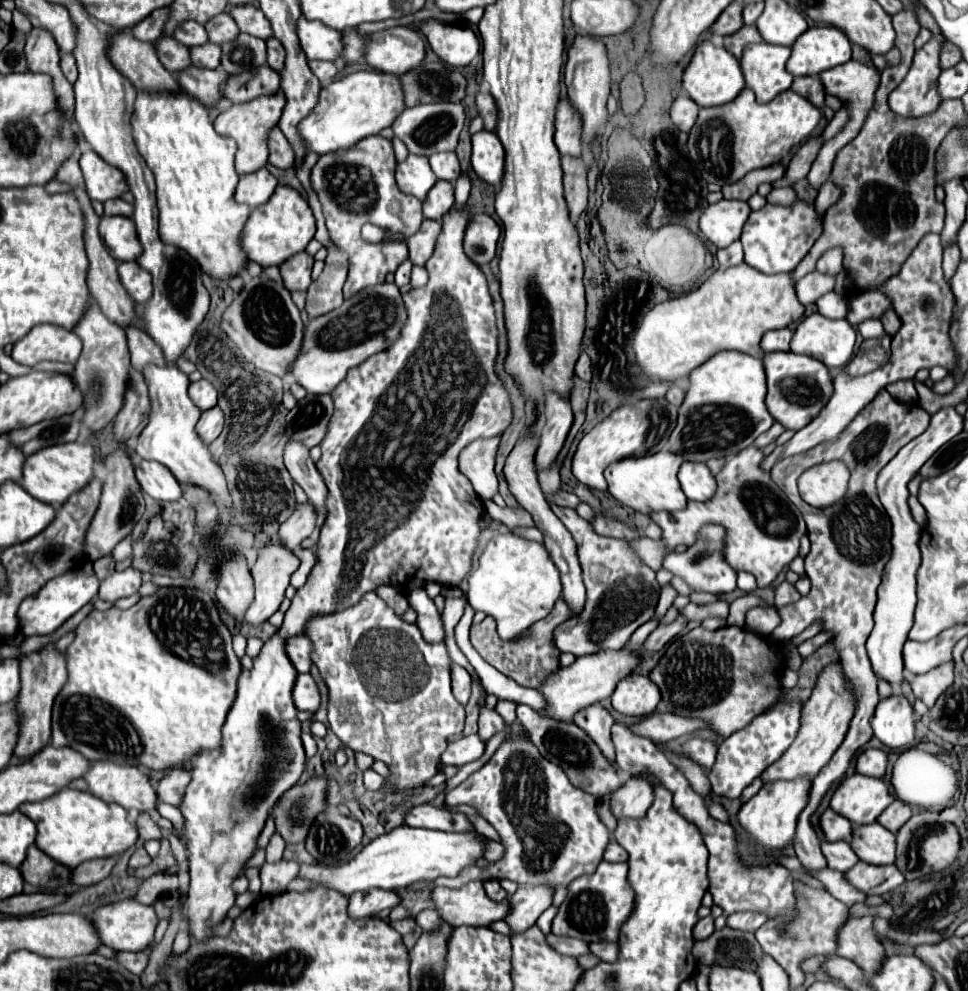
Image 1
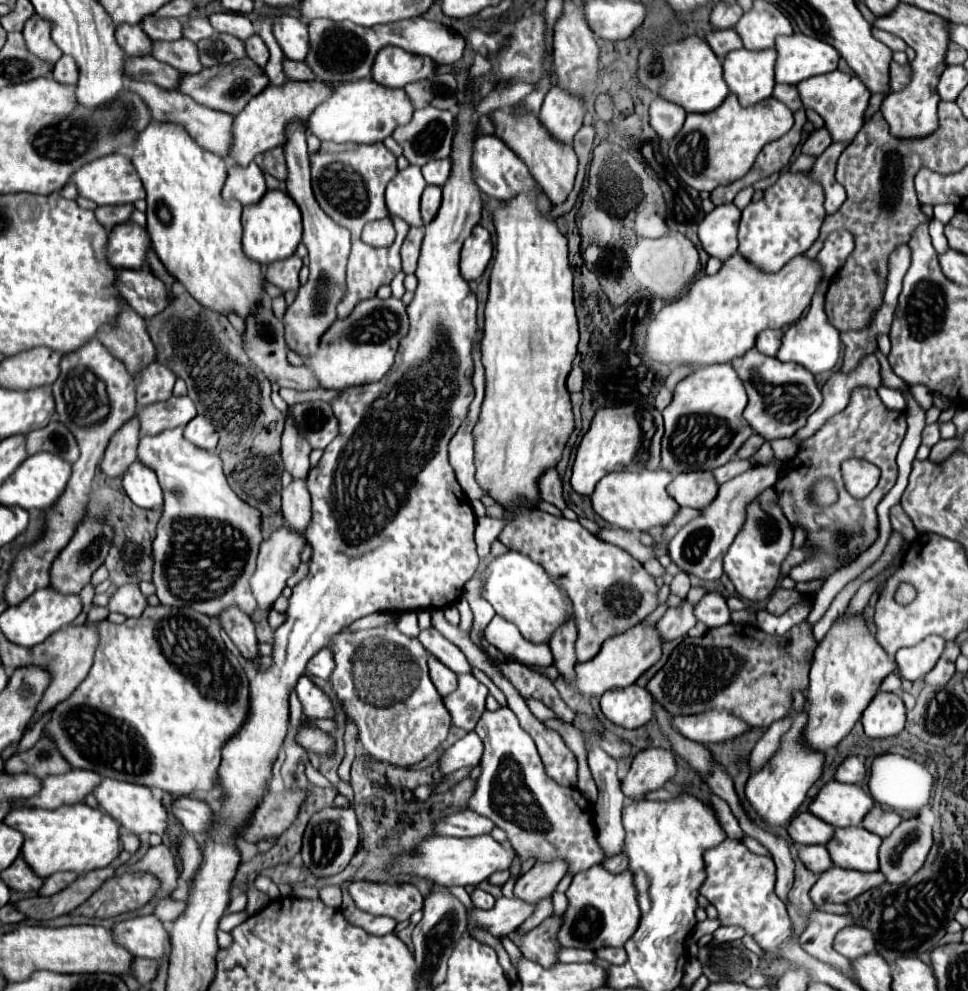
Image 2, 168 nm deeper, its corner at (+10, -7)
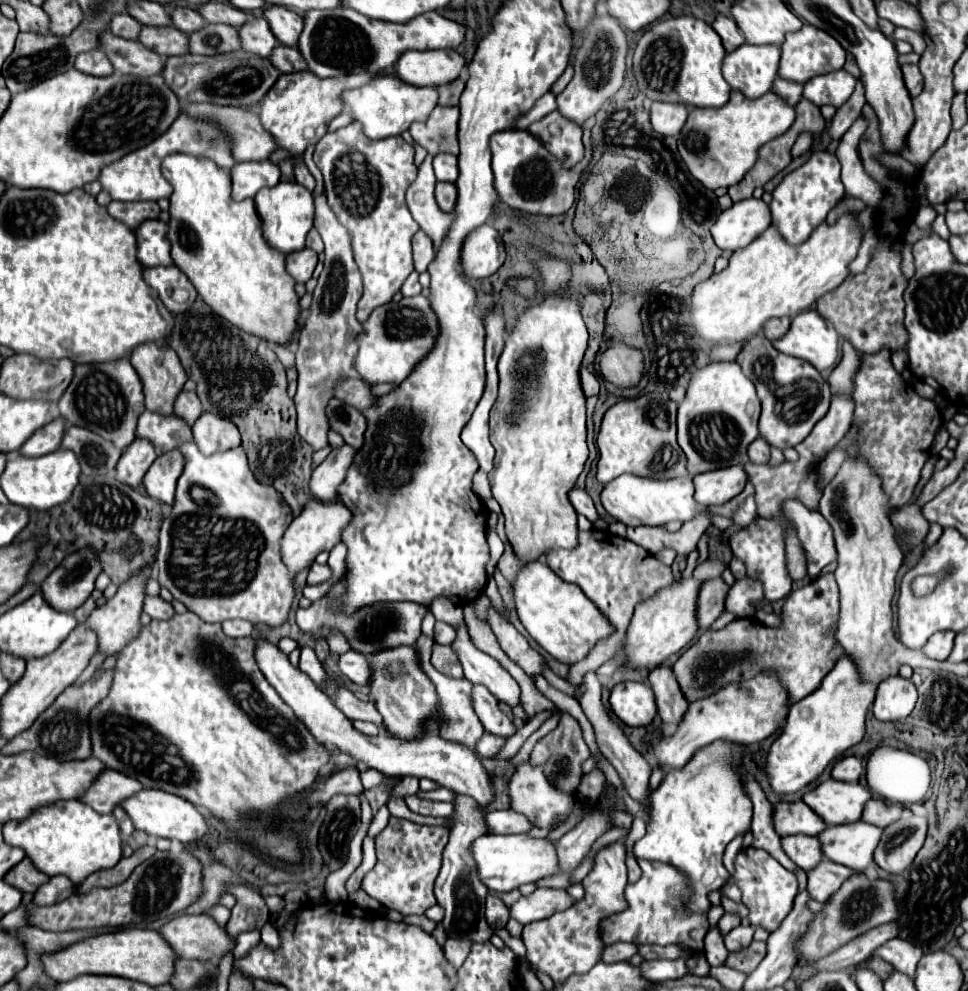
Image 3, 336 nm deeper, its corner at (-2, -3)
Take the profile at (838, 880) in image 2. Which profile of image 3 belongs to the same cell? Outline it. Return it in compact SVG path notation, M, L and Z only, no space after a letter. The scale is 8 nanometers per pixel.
M822 859L822 863L818 863L812 871L808 871L808 895L810 899L816 901L826 901L850 875L854 875L856 871L842 867L838 863L832 863L828 859Z

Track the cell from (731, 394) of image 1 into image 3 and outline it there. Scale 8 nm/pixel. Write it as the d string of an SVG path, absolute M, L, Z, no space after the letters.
M710 363L692 373L686 397L678 405L678 443L688 457L690 475L746 463L746 449L758 437L758 417L756 389L738 363Z

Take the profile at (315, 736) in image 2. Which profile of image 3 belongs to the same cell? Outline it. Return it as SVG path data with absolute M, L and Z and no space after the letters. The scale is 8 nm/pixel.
M256 639L256 661L268 683L276 689L276 693L288 703L298 719L306 723L310 733L316 737L318 743L330 747L330 749L340 749L350 753L354 759L364 761L372 769L378 769L384 775L390 777L406 777L406 775L416 775L416 777L428 777L436 783L440 783L446 789L452 789L454 793L464 793L474 797L482 807L488 807L492 803L492 779L488 779L488 771L484 771L480 757L466 749L464 745L450 743L440 739L438 735L422 735L422 739L410 739L410 741L400 741L392 739L386 735L378 737L368 737L352 727L352 721L304 675L298 667L292 667L288 657L272 643L264 639Z

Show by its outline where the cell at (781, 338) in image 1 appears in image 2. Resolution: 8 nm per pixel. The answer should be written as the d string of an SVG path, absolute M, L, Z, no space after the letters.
M766 329L756 339L756 349L768 357L774 357L782 345L782 331L780 329Z

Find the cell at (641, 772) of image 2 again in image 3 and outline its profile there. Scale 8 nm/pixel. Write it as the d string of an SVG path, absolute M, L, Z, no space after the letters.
M756 675L756 679L748 679L744 683L732 683L724 687L724 691L718 691L716 695L710 695L708 699L698 699L698 701L689 703L687 712L674 735L663 737L658 741L652 747L652 753L656 757L656 763L664 769L684 767L700 747L710 745L716 739L750 745L750 743L758 743L770 737L782 725L786 715L788 715L788 695L784 695L784 687L780 687L780 679L776 679L776 675Z

